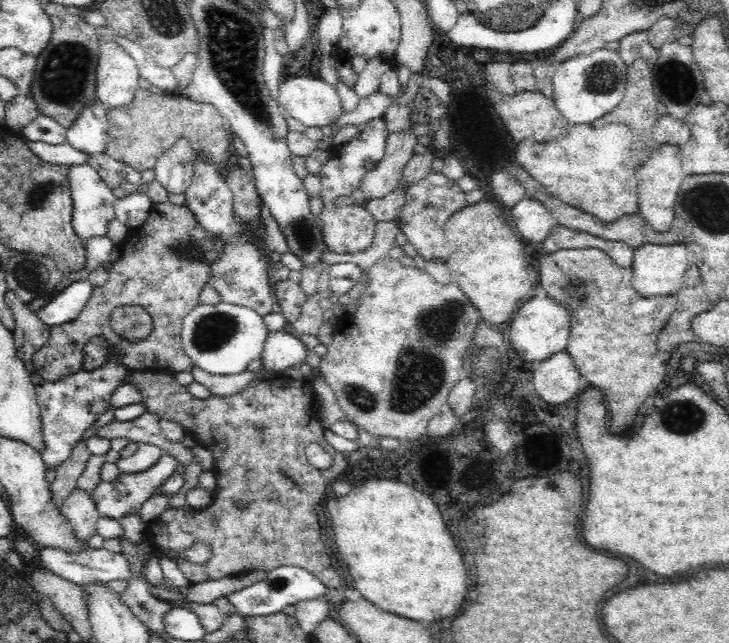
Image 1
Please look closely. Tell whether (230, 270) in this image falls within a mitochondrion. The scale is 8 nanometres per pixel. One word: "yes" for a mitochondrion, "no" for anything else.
yes

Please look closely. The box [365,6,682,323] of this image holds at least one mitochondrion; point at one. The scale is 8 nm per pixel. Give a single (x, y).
(604, 77)

